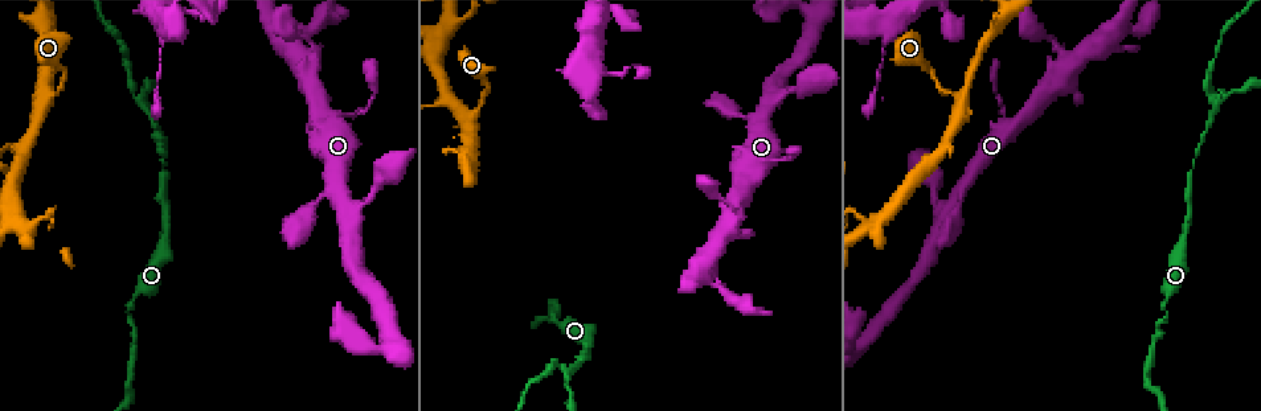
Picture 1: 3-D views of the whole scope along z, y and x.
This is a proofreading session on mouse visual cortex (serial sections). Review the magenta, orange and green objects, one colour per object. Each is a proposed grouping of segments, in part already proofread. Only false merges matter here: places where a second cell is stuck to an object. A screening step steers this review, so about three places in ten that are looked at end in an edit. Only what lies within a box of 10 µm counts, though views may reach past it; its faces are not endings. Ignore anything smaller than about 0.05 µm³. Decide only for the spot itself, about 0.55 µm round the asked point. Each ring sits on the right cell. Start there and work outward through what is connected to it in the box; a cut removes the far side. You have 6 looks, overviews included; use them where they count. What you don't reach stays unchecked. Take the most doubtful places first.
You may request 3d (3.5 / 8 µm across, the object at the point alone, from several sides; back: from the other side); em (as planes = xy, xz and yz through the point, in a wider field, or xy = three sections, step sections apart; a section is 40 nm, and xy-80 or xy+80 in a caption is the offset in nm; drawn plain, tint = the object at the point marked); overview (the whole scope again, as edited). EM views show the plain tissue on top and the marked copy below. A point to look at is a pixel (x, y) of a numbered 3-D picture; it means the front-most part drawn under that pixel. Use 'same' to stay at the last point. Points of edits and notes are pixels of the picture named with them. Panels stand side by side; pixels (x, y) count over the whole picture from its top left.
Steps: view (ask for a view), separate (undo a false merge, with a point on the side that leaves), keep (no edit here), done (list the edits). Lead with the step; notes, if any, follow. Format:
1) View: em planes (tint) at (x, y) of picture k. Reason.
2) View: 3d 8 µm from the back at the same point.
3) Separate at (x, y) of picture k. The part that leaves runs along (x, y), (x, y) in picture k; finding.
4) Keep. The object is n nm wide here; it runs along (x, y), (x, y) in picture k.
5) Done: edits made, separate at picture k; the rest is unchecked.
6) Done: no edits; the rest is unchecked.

View: 3d 3.5 µm from the back at (955, 98) of picture 1. Three-way junction.

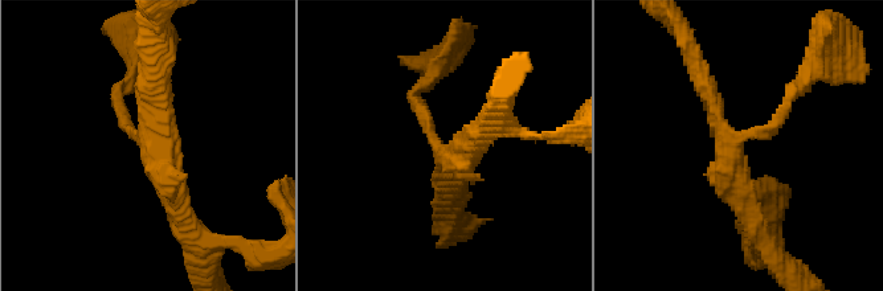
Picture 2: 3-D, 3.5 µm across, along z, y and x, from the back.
View: em planes (tint) at (141, 145) of picture 2.

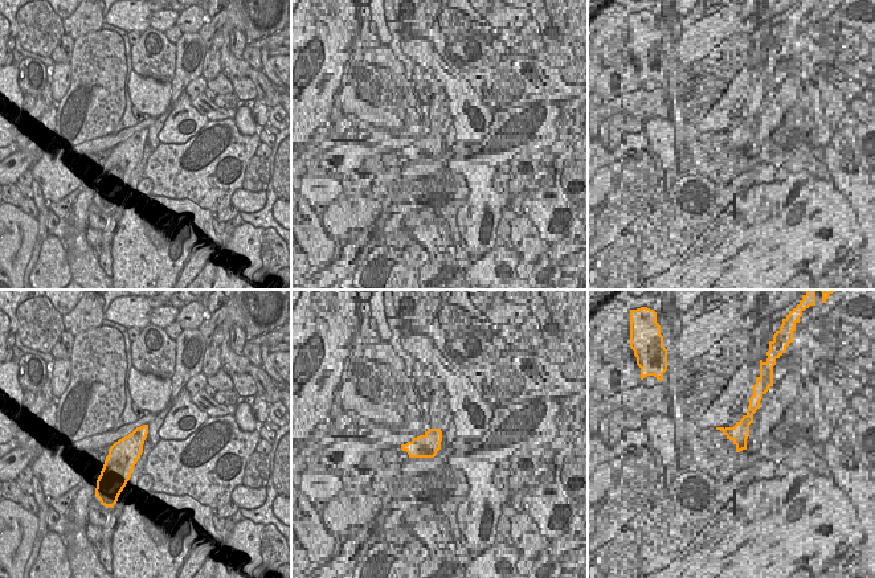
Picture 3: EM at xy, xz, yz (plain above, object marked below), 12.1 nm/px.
Keep. The object is 320 nm wide here; it runs along (115, 91), (180, 213) in picture 2; all the same cell.

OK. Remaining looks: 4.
View: 3d 3.5 µm at (1217, 105) of picture 1. Three-way junction.

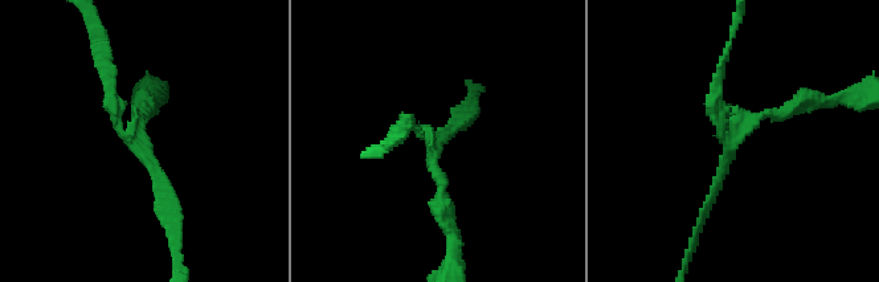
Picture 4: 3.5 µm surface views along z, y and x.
Keep. 3 arms meet here; it runs along (172, 216), (147, 159), (115, 122), (107, 69) in picture 4; continuous, no second cell.

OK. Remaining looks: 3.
View: 3d 3.5 µm from the back at (127, 314) of picture 1. A narrow waist.

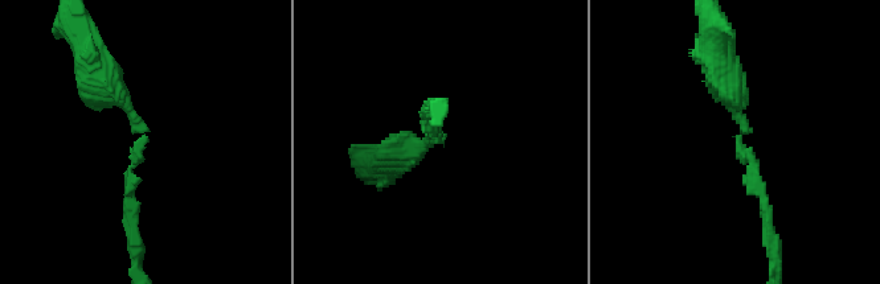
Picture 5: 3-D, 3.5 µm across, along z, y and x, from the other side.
View: em xy step 1 (tint) at (142, 137) of picture 5. The arms are 150, 400 nm wide.

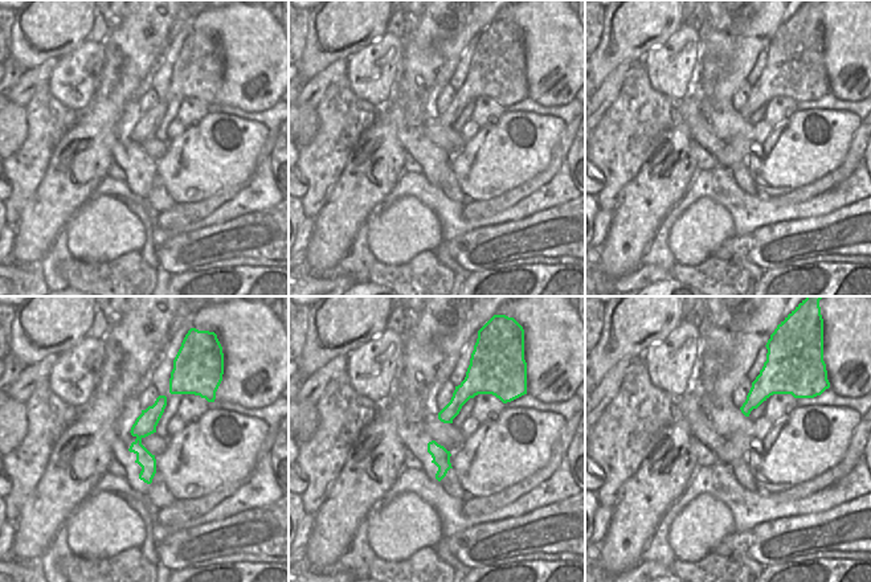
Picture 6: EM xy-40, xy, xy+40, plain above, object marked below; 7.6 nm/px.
View: em planes (tint) at the same point.

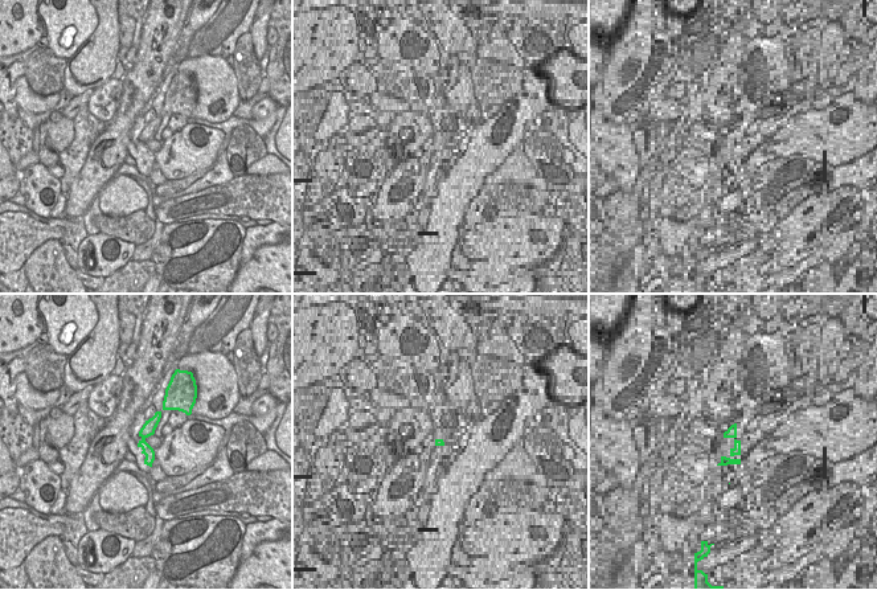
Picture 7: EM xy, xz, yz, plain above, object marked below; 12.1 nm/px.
Keep. It runs along (719, 66), (766, 212) in picture 5; one cell here.

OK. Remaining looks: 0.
Done: no edits; the rest is unchecked.

